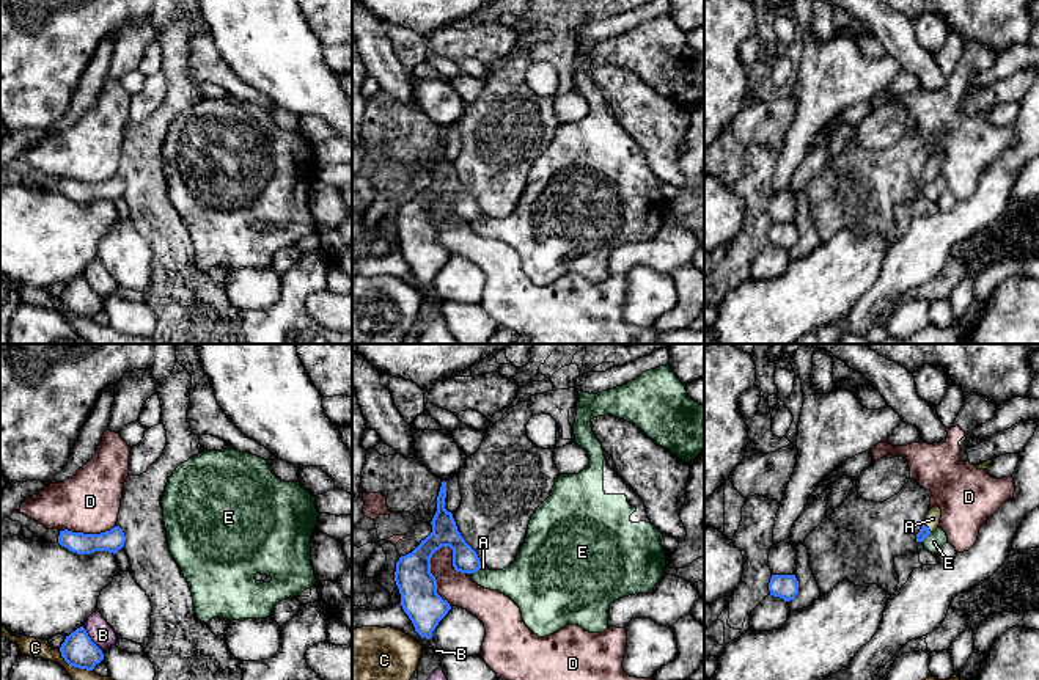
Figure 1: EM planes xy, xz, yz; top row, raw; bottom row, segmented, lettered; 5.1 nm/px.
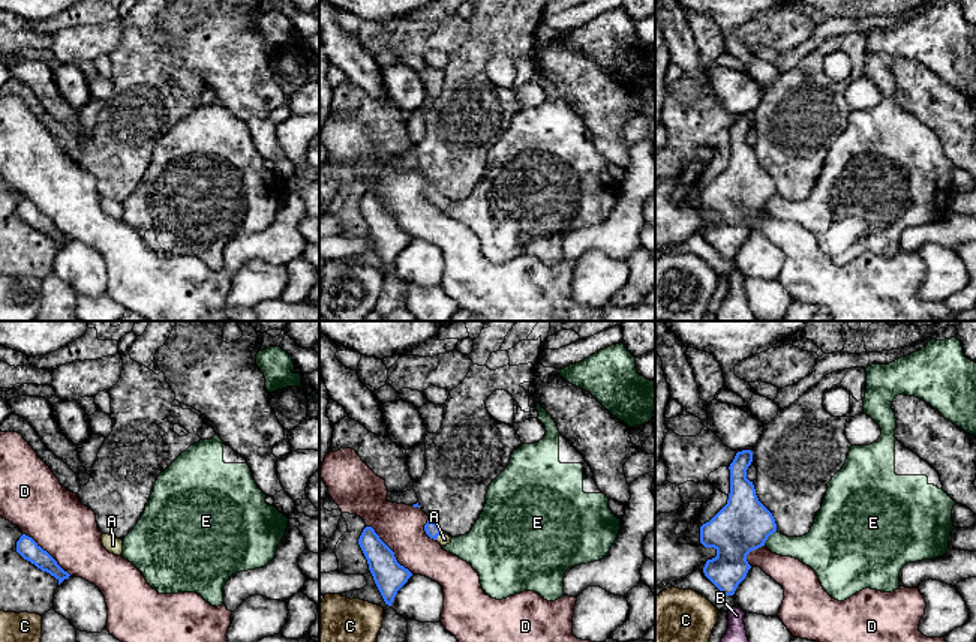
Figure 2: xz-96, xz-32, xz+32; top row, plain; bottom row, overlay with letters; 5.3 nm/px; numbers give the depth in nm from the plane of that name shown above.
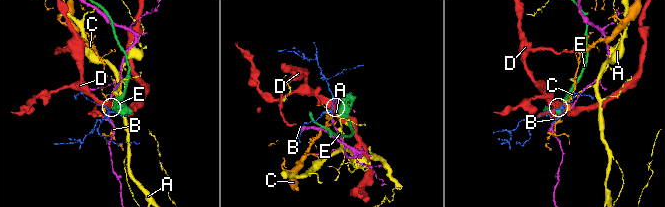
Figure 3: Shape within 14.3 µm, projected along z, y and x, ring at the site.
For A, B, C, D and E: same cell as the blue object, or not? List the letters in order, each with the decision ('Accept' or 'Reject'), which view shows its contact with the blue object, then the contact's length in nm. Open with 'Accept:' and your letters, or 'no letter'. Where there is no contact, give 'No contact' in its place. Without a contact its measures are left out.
Accept: A
A: Accept. Touches blue in yz. Shared border 60 nm
B: Reject. Touches blue in xy. Shared border 170 nm
C: Reject. Touches blue in xy. Shared border 200 nm
D: Reject. Touches blue in xz. Shared border 320 nm
E: Reject. Touches blue in xz. Shared border 60 nm

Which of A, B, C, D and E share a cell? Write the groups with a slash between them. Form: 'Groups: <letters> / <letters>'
Groups: A / B / C / D / E

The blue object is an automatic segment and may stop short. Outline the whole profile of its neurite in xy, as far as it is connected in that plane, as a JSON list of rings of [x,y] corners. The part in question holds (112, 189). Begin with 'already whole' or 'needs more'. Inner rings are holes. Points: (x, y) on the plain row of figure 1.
already whole; [[[119,174],[101,182],[83,182],[60,179],[58,192],[77,203],[91,203],[94,199],[116,201],[124,195],[126,184]]]

